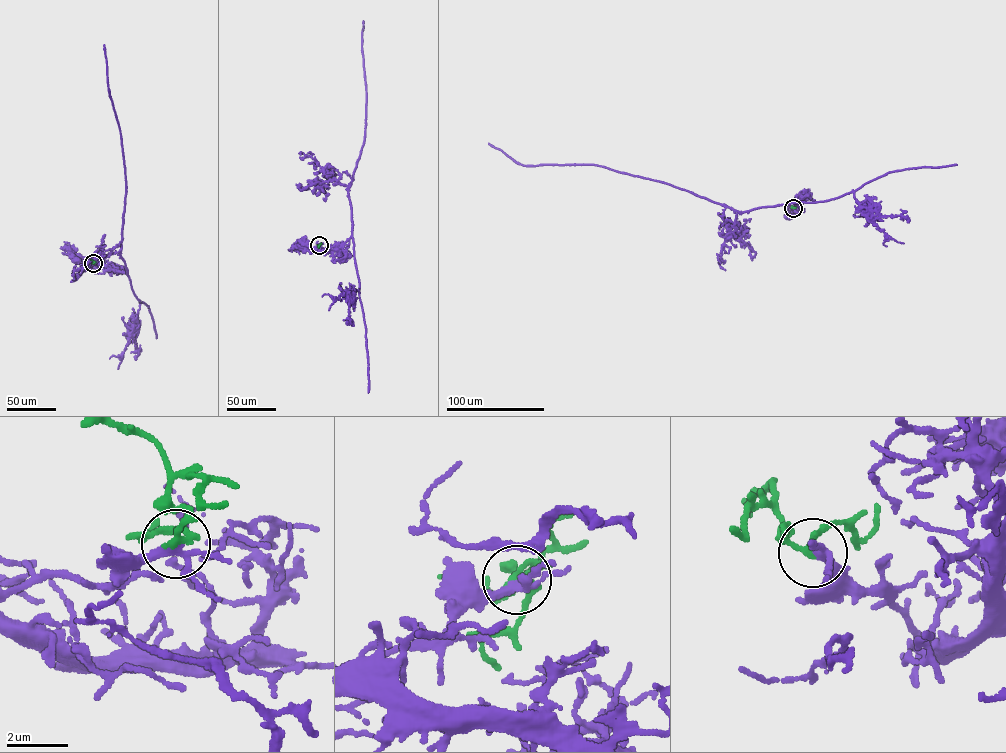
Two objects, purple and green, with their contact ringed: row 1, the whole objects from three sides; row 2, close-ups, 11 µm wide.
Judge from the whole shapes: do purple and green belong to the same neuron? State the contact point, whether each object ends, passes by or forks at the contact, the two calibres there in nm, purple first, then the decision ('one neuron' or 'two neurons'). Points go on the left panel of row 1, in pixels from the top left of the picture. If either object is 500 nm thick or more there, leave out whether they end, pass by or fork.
place (93, 263); purple forks; green passes by; calibres 190 and 190 nm; one neuron

